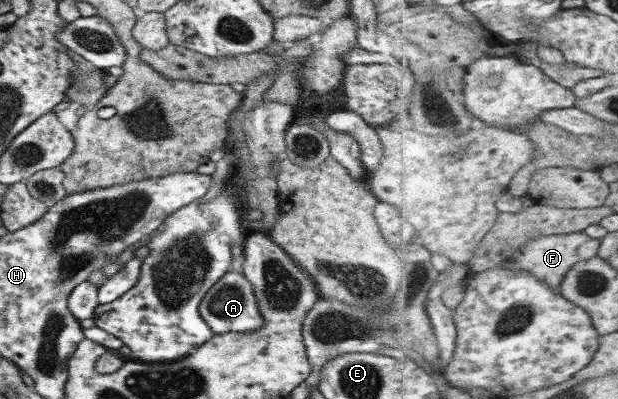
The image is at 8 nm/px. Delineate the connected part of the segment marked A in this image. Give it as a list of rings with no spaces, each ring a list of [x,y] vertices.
[[[229,271],[212,285],[200,301],[198,310],[213,334],[247,333],[257,331],[264,324],[264,319],[258,310],[254,287],[247,278],[236,271]]]

